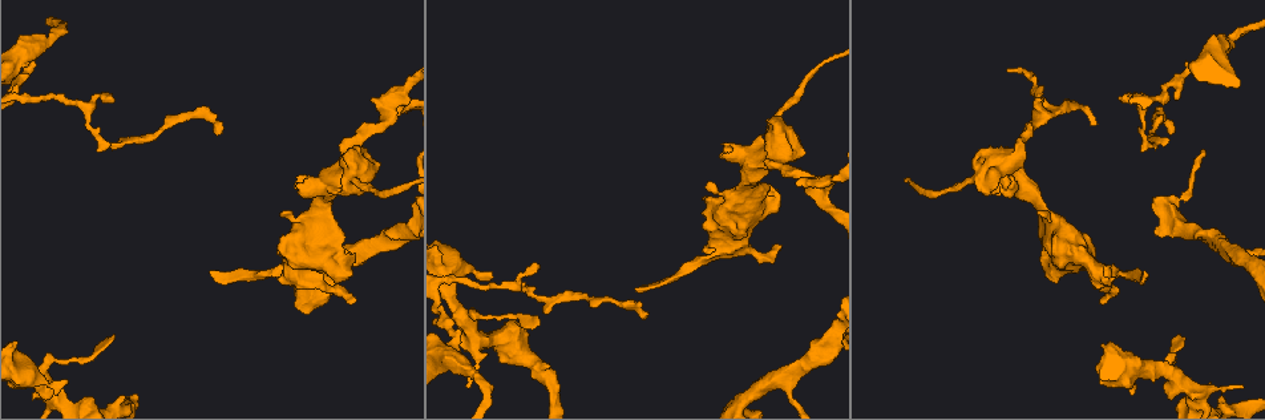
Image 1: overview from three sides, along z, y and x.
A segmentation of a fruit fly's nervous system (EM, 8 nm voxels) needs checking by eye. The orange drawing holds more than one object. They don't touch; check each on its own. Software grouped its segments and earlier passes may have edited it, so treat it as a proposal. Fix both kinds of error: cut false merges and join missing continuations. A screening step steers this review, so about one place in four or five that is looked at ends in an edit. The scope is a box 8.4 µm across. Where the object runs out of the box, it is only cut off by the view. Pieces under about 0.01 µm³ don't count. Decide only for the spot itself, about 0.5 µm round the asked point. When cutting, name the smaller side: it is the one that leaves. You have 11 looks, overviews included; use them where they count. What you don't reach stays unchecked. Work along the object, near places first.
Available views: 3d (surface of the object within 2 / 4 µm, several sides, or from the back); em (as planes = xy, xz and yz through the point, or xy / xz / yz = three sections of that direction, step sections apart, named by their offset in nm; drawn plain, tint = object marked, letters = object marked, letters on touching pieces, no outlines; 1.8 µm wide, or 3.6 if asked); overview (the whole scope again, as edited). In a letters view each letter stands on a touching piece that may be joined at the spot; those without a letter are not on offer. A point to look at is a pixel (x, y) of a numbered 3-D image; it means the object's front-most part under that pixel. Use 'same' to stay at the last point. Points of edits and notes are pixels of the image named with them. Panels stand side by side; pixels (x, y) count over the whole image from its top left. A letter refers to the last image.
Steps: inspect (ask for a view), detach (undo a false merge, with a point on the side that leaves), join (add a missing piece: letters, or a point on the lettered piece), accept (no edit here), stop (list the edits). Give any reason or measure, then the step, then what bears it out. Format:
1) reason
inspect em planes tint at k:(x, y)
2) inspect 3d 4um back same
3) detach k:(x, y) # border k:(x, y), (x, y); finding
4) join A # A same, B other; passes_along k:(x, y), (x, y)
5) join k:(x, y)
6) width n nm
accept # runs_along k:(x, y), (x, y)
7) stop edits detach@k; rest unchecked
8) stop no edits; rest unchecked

sudden change in width
inspect em planes tint at 1:(25, 61)

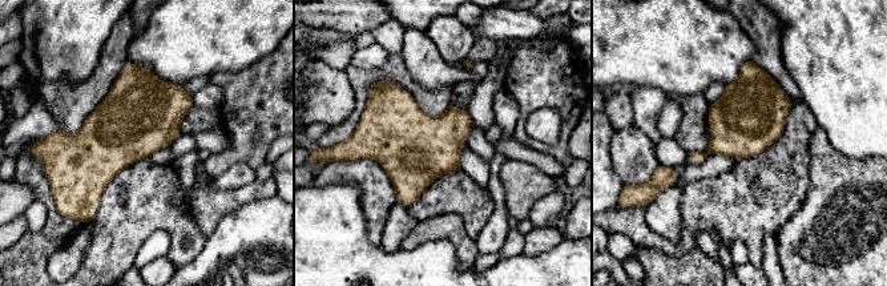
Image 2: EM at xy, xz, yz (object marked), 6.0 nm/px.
what lies round it
inspect em planes letters same

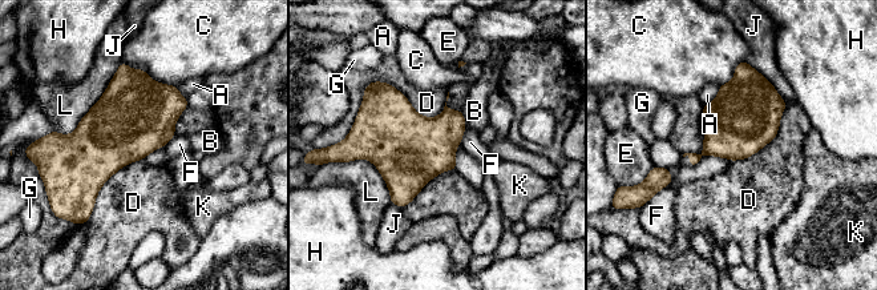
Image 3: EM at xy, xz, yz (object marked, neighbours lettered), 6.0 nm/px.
width 400 nm
accept # A other, B other, C other, D other, E other, F other, G other, H other, J other, K other, L other; all the same cell

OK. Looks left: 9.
inspect 3d 2um at 1:(1243, 384)

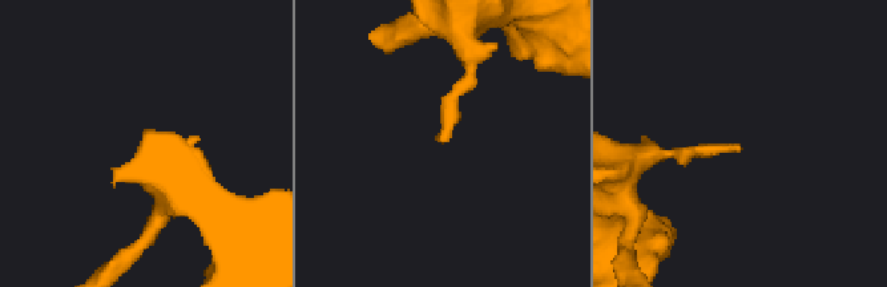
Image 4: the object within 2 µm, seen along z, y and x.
shape alone is not enough
inspect em planes letters at 4:(740, 149)

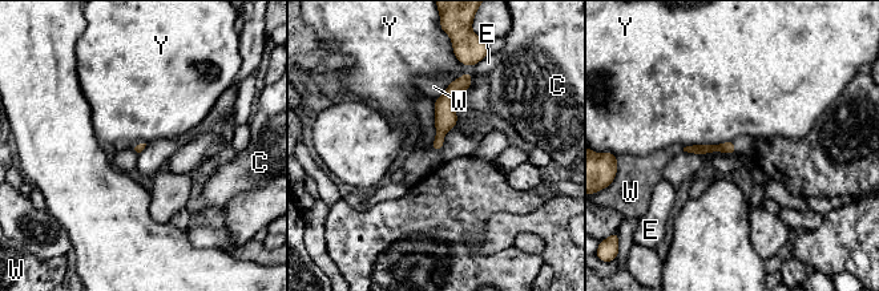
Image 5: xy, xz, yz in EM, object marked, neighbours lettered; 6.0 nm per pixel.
longest_contact Y 300 nm
accept # C other, E other, W other, Y other; none of them fits

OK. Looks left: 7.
thin arm on a thick one
inspect 3d 4um at 1:(290, 279)

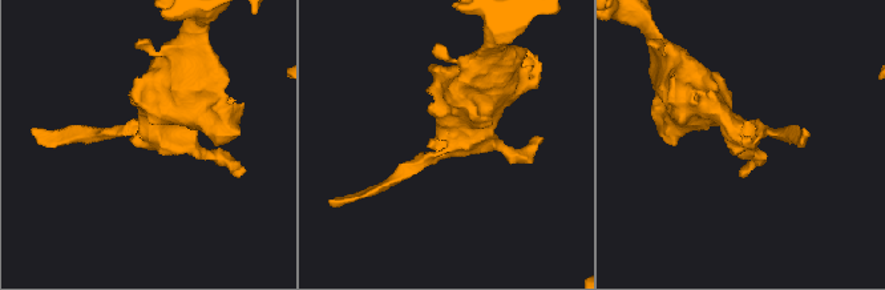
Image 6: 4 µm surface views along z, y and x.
need the tissue
inspect em planes letters at 6:(755, 143)

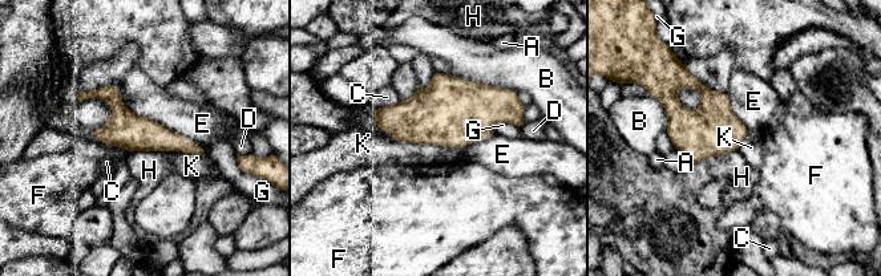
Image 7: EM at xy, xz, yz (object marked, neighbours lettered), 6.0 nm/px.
accept # A other, B other, C other, D other, E other, F other, G other, H other, K other; runs_along 7:(80, 93), (106, 94), (142, 134), (202, 151); all the same cell

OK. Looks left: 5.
arms part here
inspect 3d 4um at 1:(772, 153)

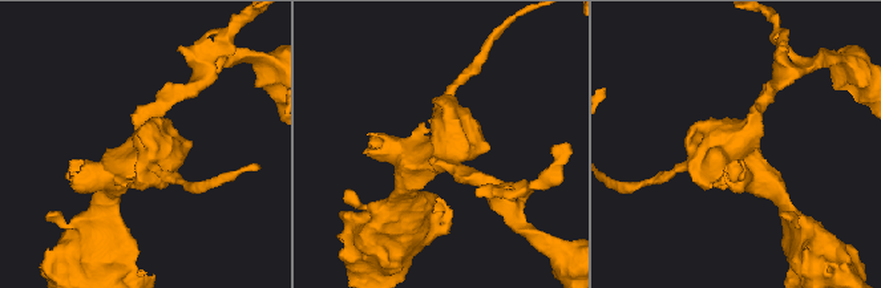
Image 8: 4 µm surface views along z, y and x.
inspect em xy step 8 tint at 8:(739, 142)

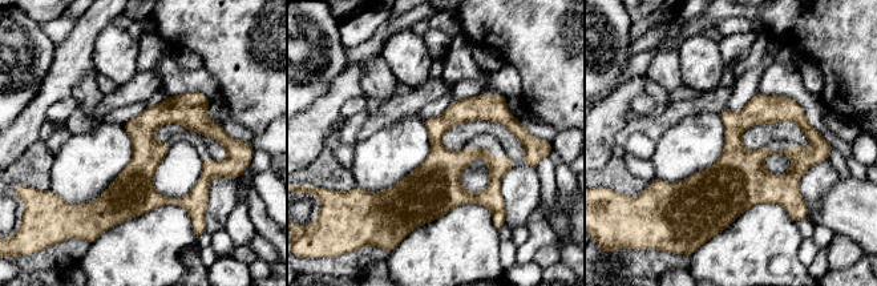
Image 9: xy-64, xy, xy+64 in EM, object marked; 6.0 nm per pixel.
another direction
inspect em planes letters same

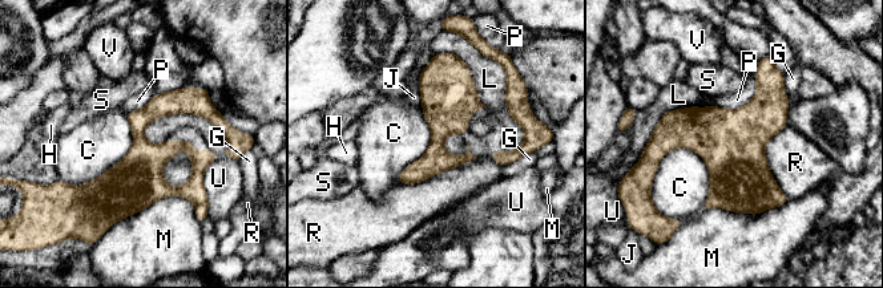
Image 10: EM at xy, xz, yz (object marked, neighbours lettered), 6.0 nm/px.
accept # C other, G other, H other, J other, L other, M other, P other, R other, S other, U other, V other; border 10:(666, 151), (705, 162), (704, 207); all the same cell

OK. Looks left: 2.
stop no edits; rest unchecked

